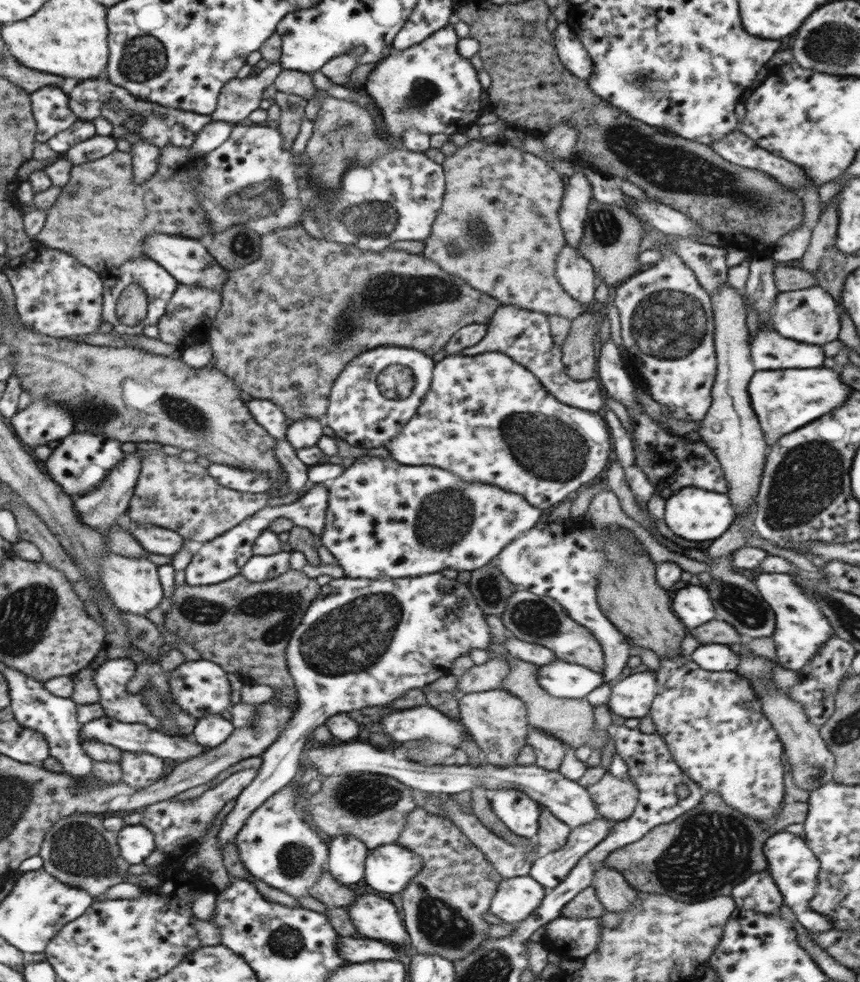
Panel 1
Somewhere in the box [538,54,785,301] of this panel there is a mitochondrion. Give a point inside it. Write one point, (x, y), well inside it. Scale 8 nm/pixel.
(605, 229)

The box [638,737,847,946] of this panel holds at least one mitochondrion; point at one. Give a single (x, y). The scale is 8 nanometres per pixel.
(805, 757)

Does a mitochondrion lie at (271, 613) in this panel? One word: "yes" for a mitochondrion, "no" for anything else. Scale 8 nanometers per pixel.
yes

